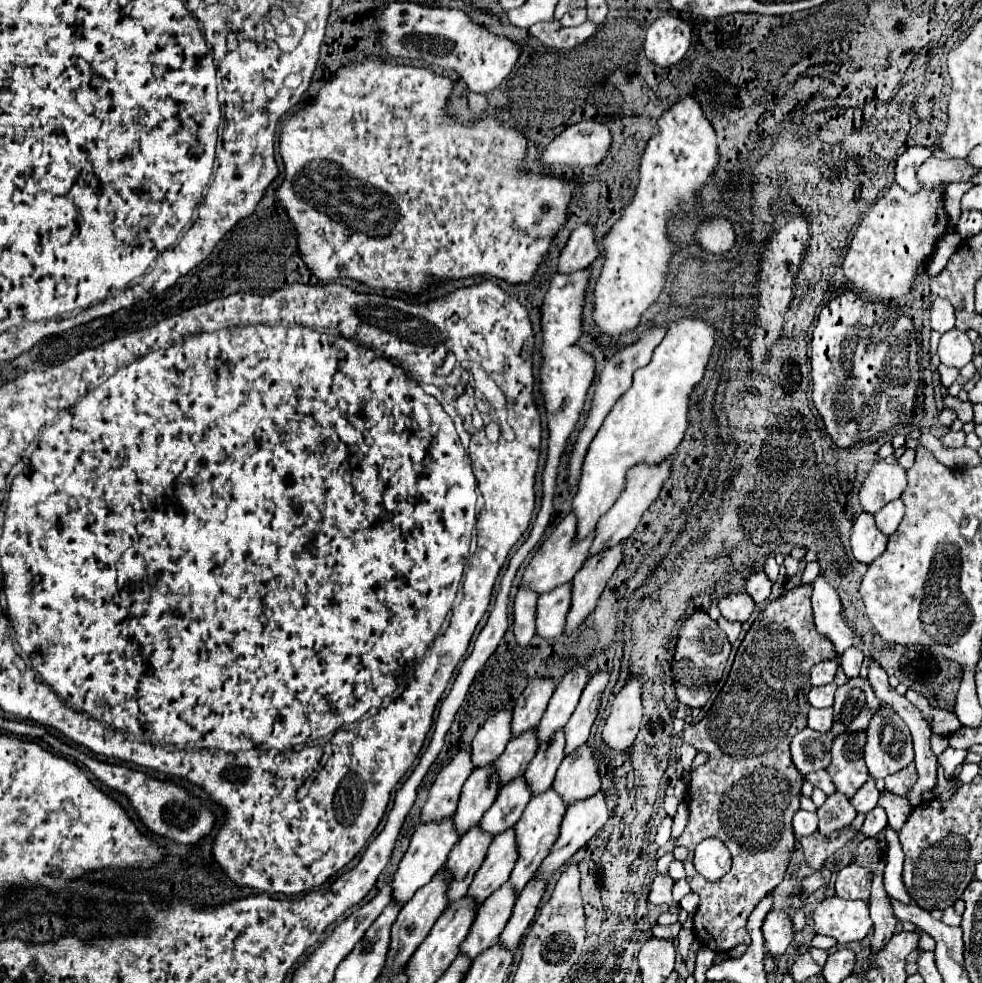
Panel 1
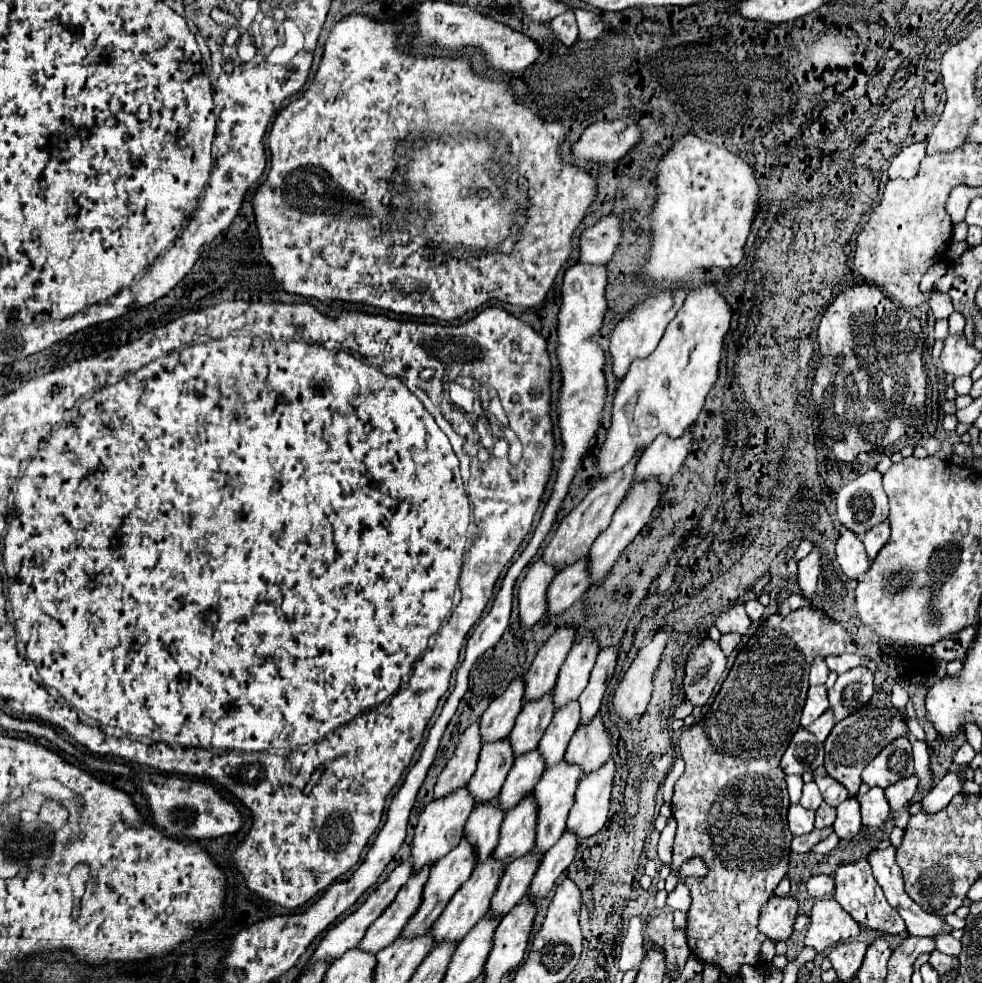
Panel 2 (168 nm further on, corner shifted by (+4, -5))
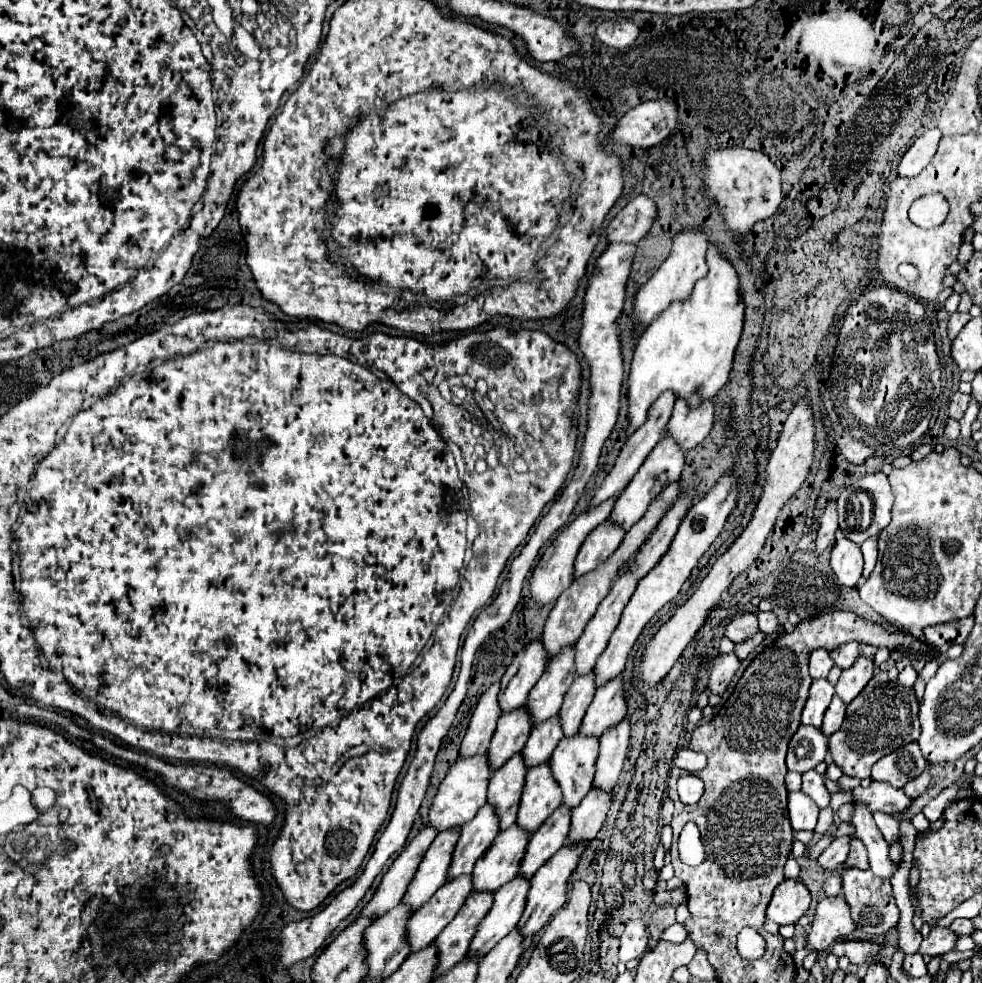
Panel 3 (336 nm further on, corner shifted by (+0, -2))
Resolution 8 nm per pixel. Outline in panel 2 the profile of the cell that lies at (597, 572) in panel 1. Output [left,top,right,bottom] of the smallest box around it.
[589,479,665,581]

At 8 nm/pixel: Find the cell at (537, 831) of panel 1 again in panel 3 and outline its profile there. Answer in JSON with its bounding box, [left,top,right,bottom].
[551,734,599,810]

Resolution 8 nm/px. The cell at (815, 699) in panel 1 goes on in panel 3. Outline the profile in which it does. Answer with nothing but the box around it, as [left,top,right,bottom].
[801,680,835,728]

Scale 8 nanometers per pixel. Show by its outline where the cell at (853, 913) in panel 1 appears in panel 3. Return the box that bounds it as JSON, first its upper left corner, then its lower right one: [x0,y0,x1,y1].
[792,896,855,967]

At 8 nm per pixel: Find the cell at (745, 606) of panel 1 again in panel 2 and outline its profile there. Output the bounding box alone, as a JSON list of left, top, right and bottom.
[715,605,751,635]

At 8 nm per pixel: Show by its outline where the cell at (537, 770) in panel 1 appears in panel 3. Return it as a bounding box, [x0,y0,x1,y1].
[559,674,595,736]

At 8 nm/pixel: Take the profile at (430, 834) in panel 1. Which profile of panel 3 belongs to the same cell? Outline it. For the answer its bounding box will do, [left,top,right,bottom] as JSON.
[429,756,489,832]

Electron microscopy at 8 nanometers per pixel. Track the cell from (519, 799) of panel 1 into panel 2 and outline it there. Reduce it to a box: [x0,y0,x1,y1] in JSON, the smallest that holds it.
[497,749,545,811]

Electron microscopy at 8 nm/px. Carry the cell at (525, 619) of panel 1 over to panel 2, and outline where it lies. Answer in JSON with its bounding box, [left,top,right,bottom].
[519,559,555,627]

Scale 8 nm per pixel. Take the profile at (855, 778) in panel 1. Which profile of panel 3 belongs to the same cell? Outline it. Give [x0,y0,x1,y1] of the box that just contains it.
[829,672,921,780]

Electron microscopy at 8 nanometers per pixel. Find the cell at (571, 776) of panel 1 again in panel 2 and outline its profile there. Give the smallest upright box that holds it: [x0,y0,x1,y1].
[565,713,613,771]

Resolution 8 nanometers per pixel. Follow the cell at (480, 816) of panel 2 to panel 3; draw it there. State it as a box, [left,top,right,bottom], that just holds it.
[487,754,525,830]

